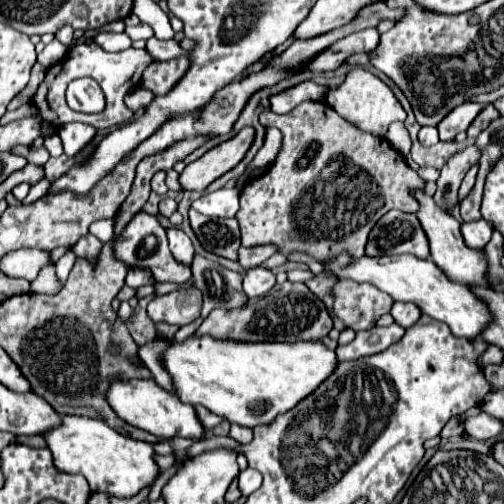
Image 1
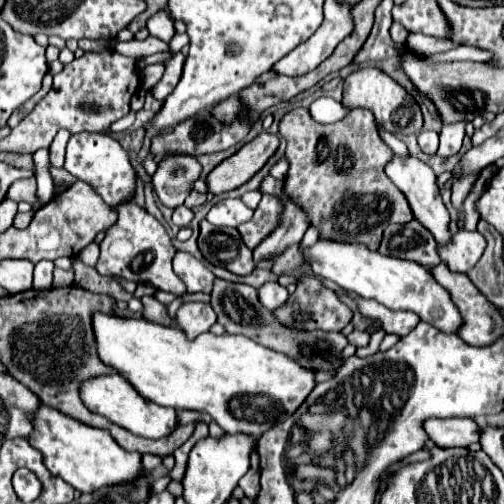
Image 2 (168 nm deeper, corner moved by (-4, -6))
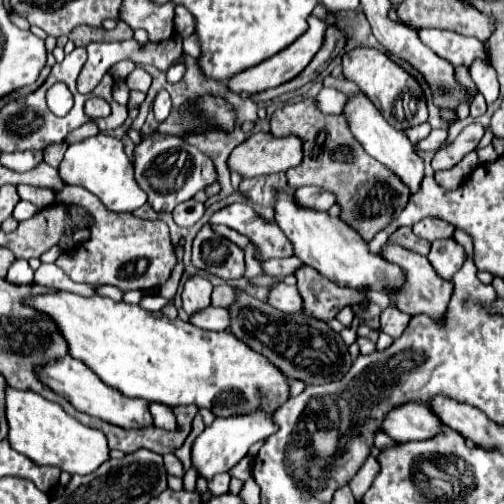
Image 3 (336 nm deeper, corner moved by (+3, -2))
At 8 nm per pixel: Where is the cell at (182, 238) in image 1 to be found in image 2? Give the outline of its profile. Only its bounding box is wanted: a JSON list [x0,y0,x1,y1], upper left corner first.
[173,252,215,294]

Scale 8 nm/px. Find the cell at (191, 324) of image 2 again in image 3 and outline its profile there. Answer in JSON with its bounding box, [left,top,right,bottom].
[188,306,230,330]

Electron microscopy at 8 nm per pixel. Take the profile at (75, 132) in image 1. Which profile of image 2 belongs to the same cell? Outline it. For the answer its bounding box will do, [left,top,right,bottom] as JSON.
[63,132,137,206]

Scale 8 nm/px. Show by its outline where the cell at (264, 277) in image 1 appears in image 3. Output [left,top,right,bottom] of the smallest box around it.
[268,282,302,312]

